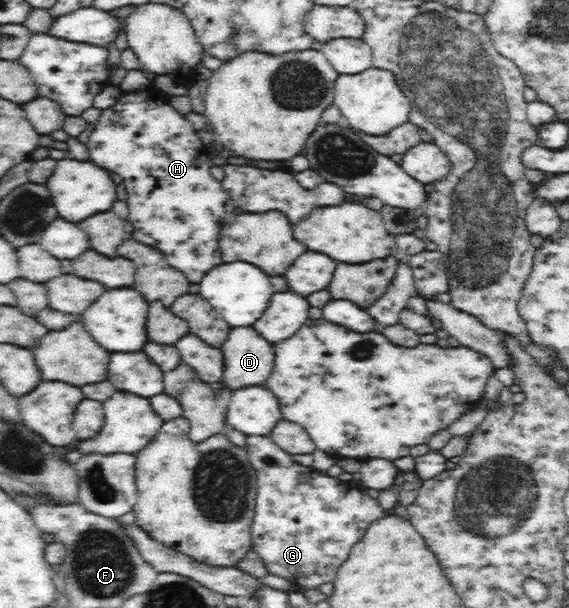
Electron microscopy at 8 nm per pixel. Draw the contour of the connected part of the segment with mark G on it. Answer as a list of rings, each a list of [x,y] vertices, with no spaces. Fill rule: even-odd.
[[[247,436],[244,448],[256,470],[258,485],[255,518],[251,524],[251,550],[260,555],[268,574],[288,579],[293,589],[306,584],[318,589],[320,584],[333,582],[351,548],[366,536],[374,522],[383,518],[385,509],[375,498],[362,494],[354,484],[346,484],[330,474],[321,474],[314,467],[296,464],[290,453],[283,451],[270,436]]]

